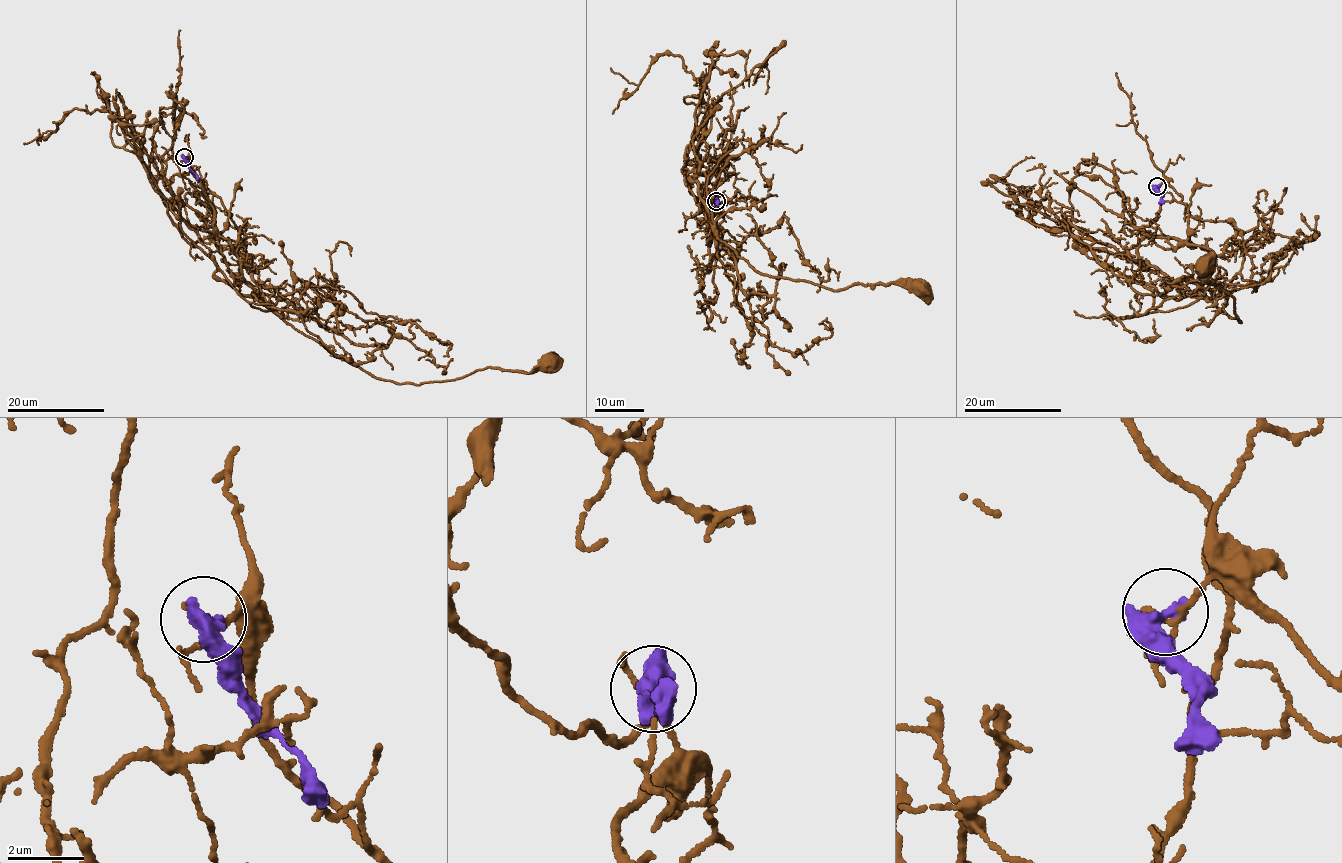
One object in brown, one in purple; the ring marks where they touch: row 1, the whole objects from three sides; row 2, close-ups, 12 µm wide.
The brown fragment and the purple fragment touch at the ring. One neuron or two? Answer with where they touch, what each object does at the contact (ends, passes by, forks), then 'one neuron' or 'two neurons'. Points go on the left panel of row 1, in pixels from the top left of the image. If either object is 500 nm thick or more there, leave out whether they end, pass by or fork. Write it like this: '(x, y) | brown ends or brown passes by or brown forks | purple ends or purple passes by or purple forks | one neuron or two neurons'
(184, 157) | two neurons

